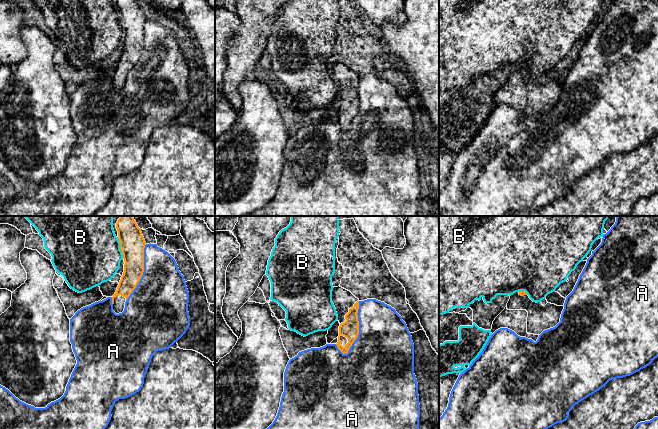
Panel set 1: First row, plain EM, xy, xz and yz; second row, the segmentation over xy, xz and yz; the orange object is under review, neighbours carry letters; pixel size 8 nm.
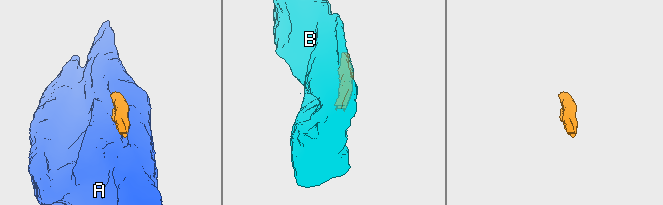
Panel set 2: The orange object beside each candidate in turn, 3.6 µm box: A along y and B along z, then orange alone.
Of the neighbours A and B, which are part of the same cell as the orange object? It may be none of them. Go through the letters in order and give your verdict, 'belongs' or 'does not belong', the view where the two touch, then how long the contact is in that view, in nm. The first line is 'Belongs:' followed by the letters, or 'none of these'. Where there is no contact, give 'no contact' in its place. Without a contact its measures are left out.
Belongs: none of these
A: does not belong; meets orange in xz; contact 460 nm long
B: does not belong; meets orange in xy; contact 180 nm long

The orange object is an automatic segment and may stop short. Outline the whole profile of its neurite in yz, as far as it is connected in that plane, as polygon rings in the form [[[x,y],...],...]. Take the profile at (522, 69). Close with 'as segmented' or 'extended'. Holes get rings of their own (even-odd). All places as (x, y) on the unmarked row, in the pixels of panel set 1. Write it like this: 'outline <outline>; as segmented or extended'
outline [[[525,67],[510,72],[505,85],[495,94],[492,100],[493,110],[500,104],[508,104],[520,113],[537,117],[539,111],[555,103],[561,94],[563,82],[533,78]]]; extended

